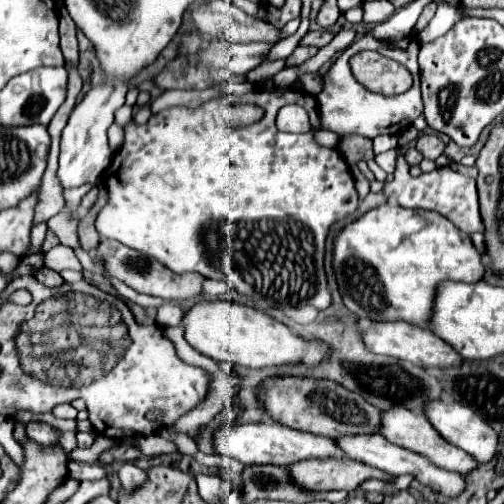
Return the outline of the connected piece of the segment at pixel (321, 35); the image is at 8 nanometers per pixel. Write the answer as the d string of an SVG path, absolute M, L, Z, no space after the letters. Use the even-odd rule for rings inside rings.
M307 31L301 39L299 45L315 45L315 47L323 47L333 39L333 35L329 31Z

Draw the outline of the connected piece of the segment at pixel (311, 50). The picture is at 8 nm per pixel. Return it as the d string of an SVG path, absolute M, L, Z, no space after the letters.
M297 47L285 61L285 67L295 67L295 65L301 65L303 61L307 61L309 57L313 57L317 53L315 47Z

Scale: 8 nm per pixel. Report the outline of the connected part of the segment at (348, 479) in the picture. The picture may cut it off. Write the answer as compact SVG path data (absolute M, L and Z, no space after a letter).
M305 459L287 467L287 473L299 489L319 493L337 489L353 491L365 479L391 479L383 471L353 459L347 459L347 463L339 463L337 459Z

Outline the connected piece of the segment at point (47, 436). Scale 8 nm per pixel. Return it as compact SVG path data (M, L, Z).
M27 423L25 431L31 439L39 443L57 443L57 435L59 435L59 431L49 423Z

